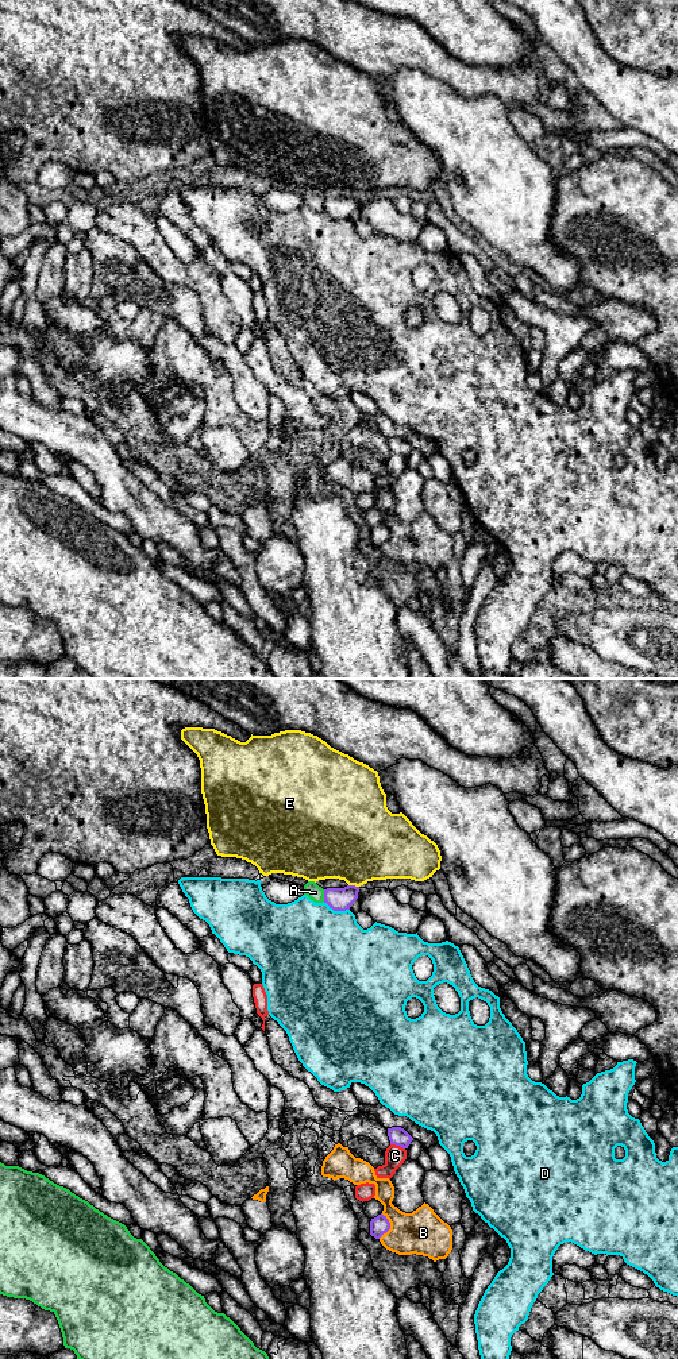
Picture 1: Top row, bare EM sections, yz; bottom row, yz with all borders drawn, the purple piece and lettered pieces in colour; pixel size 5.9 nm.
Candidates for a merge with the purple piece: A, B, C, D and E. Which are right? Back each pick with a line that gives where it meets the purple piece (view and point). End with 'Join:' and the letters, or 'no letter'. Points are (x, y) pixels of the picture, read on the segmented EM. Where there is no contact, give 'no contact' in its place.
Join: no letter

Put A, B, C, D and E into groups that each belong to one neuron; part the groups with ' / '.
A / B / C / D / E

